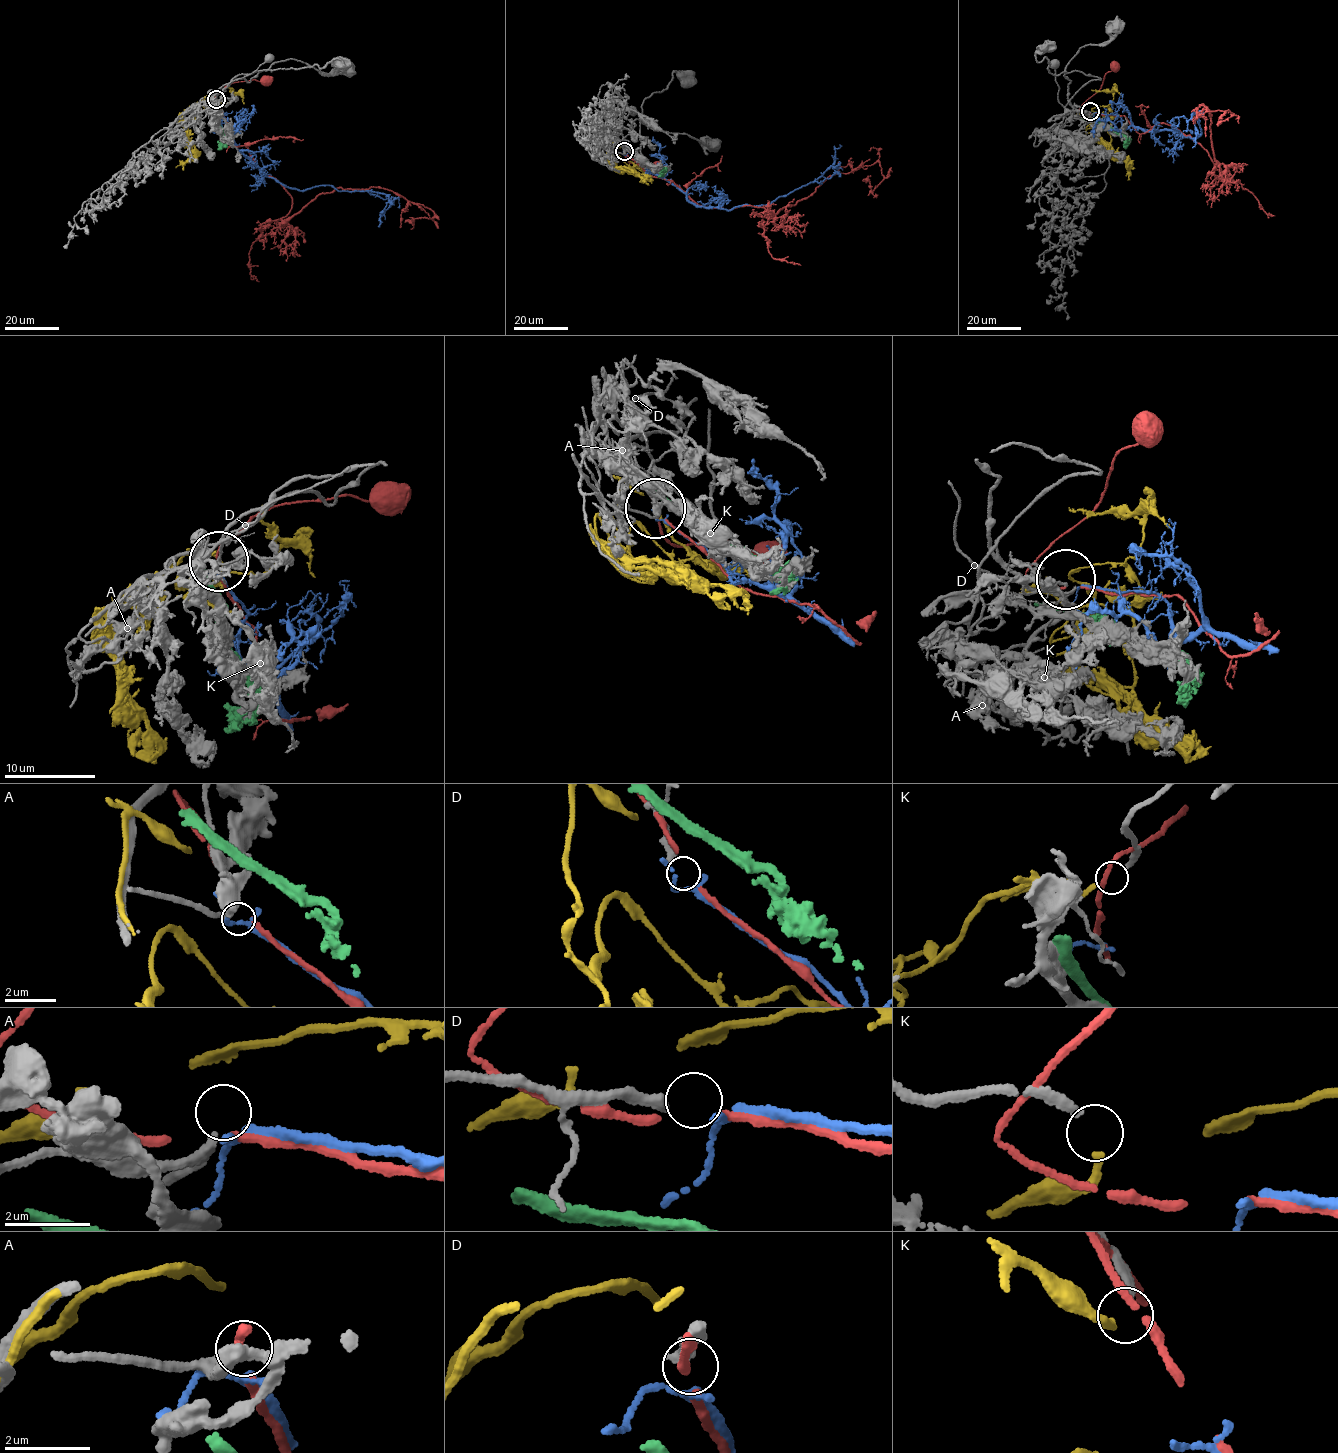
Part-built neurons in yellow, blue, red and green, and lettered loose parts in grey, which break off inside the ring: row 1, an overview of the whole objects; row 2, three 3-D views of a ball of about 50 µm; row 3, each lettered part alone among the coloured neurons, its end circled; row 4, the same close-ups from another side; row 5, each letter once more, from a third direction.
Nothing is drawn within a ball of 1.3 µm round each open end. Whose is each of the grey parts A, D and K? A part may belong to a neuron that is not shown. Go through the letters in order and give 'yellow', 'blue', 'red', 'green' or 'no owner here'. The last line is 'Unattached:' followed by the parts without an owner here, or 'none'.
A: no owner here
D: blue
K: yellow
Unattached: A

